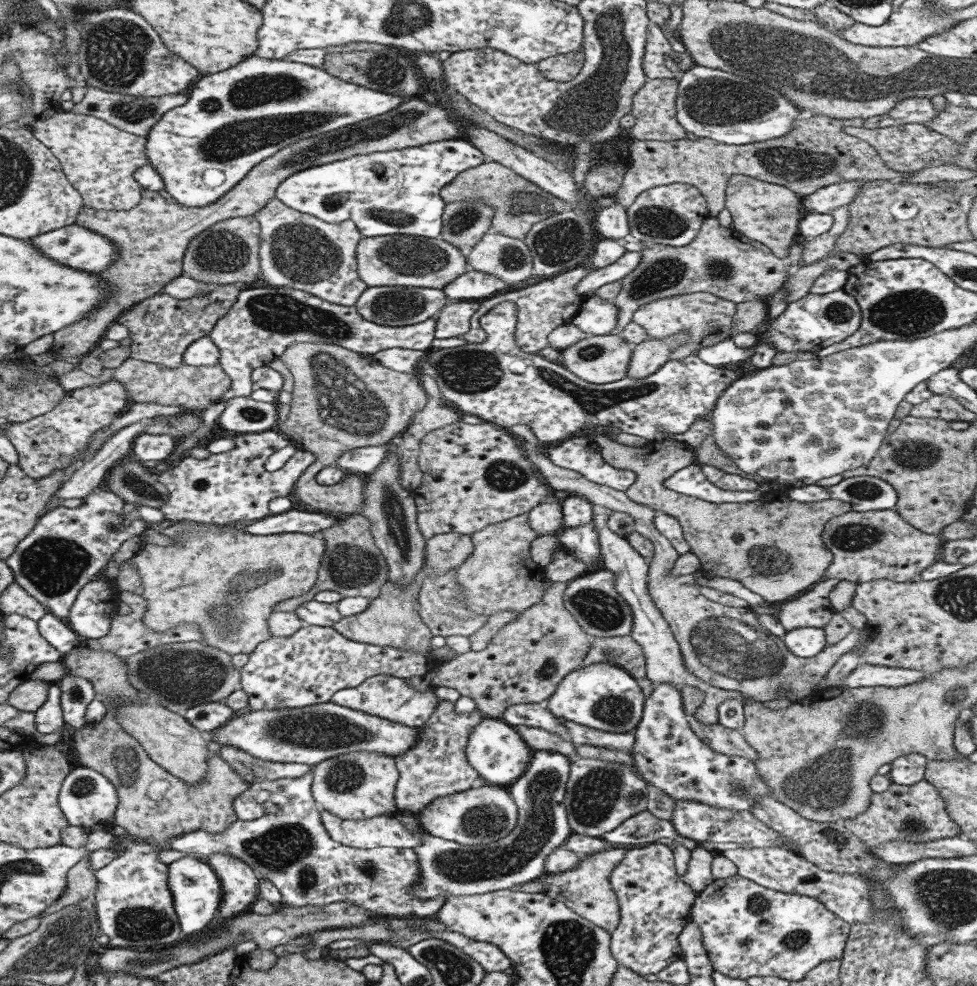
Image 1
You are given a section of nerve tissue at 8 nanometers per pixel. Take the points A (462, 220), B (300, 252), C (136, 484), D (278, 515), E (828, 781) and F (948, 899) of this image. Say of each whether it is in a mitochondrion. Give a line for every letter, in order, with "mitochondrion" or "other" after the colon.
A: mitochondrion
B: mitochondrion
C: mitochondrion
D: other
E: mitochondrion
F: mitochondrion

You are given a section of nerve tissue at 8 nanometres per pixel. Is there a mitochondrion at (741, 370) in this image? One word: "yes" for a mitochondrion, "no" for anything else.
no

